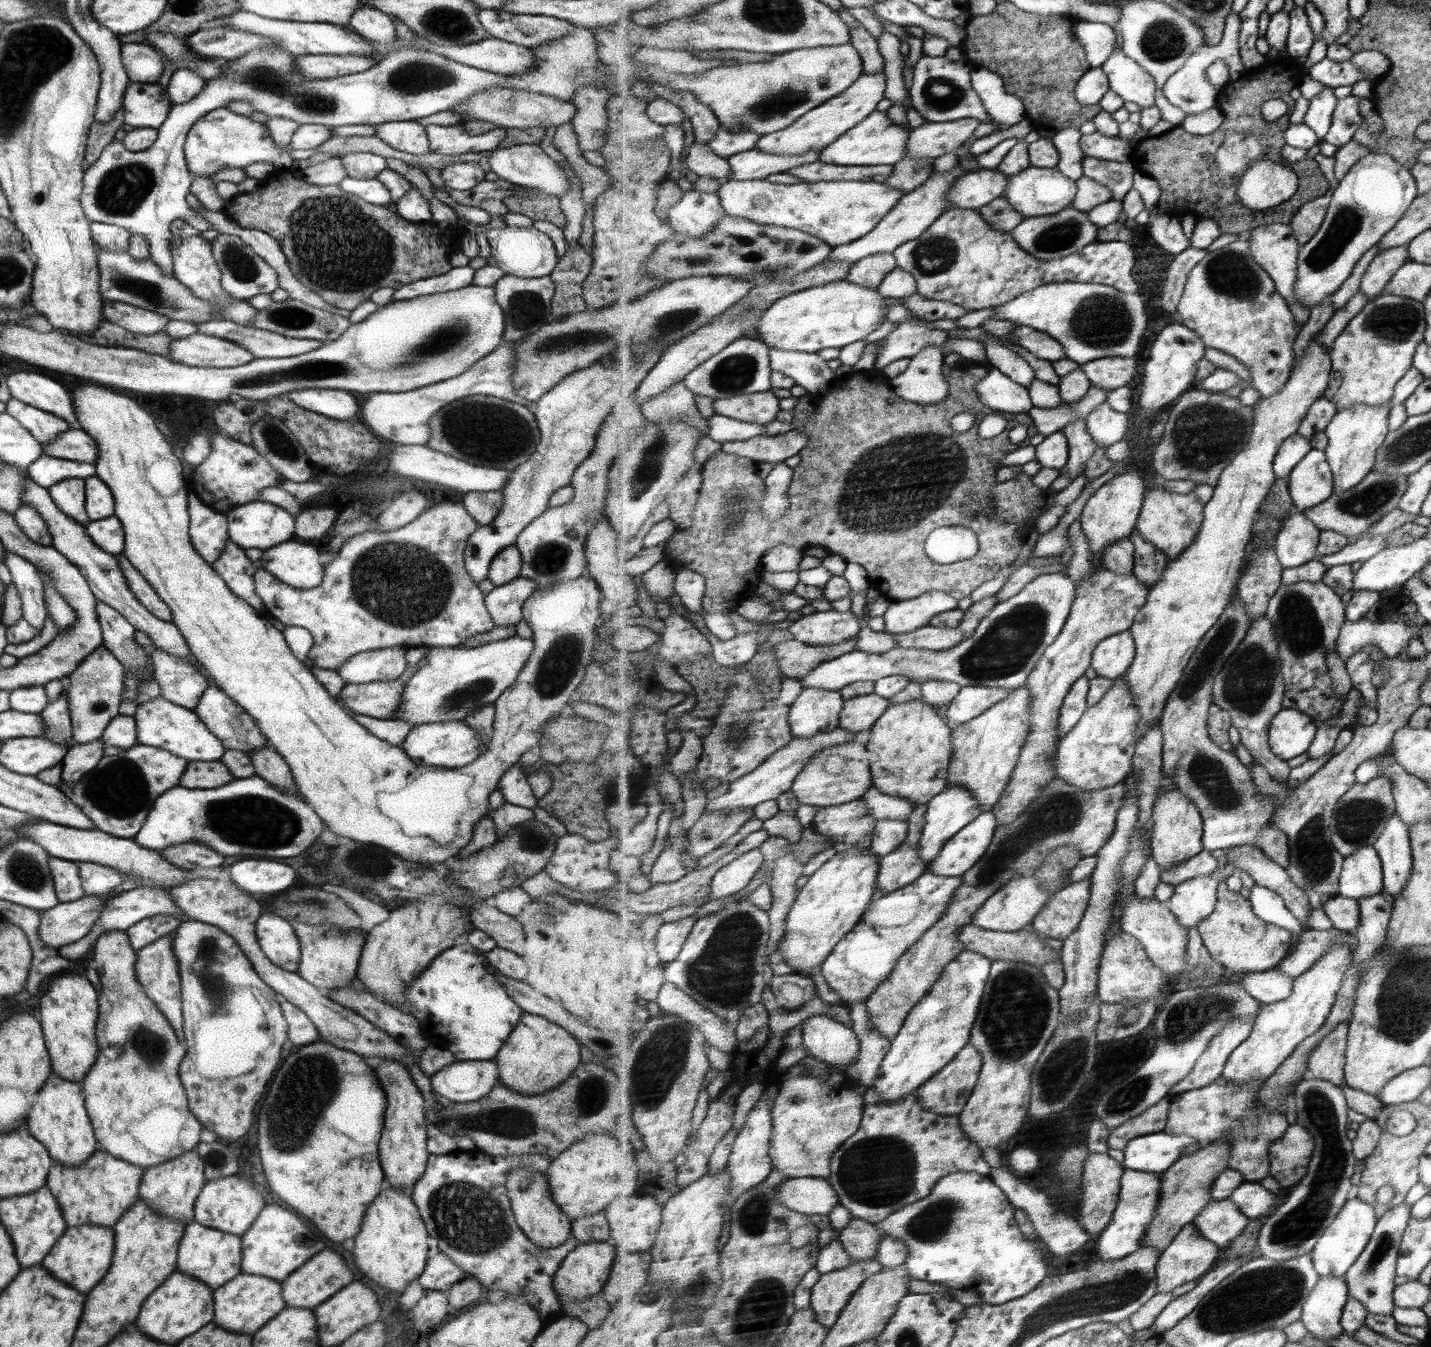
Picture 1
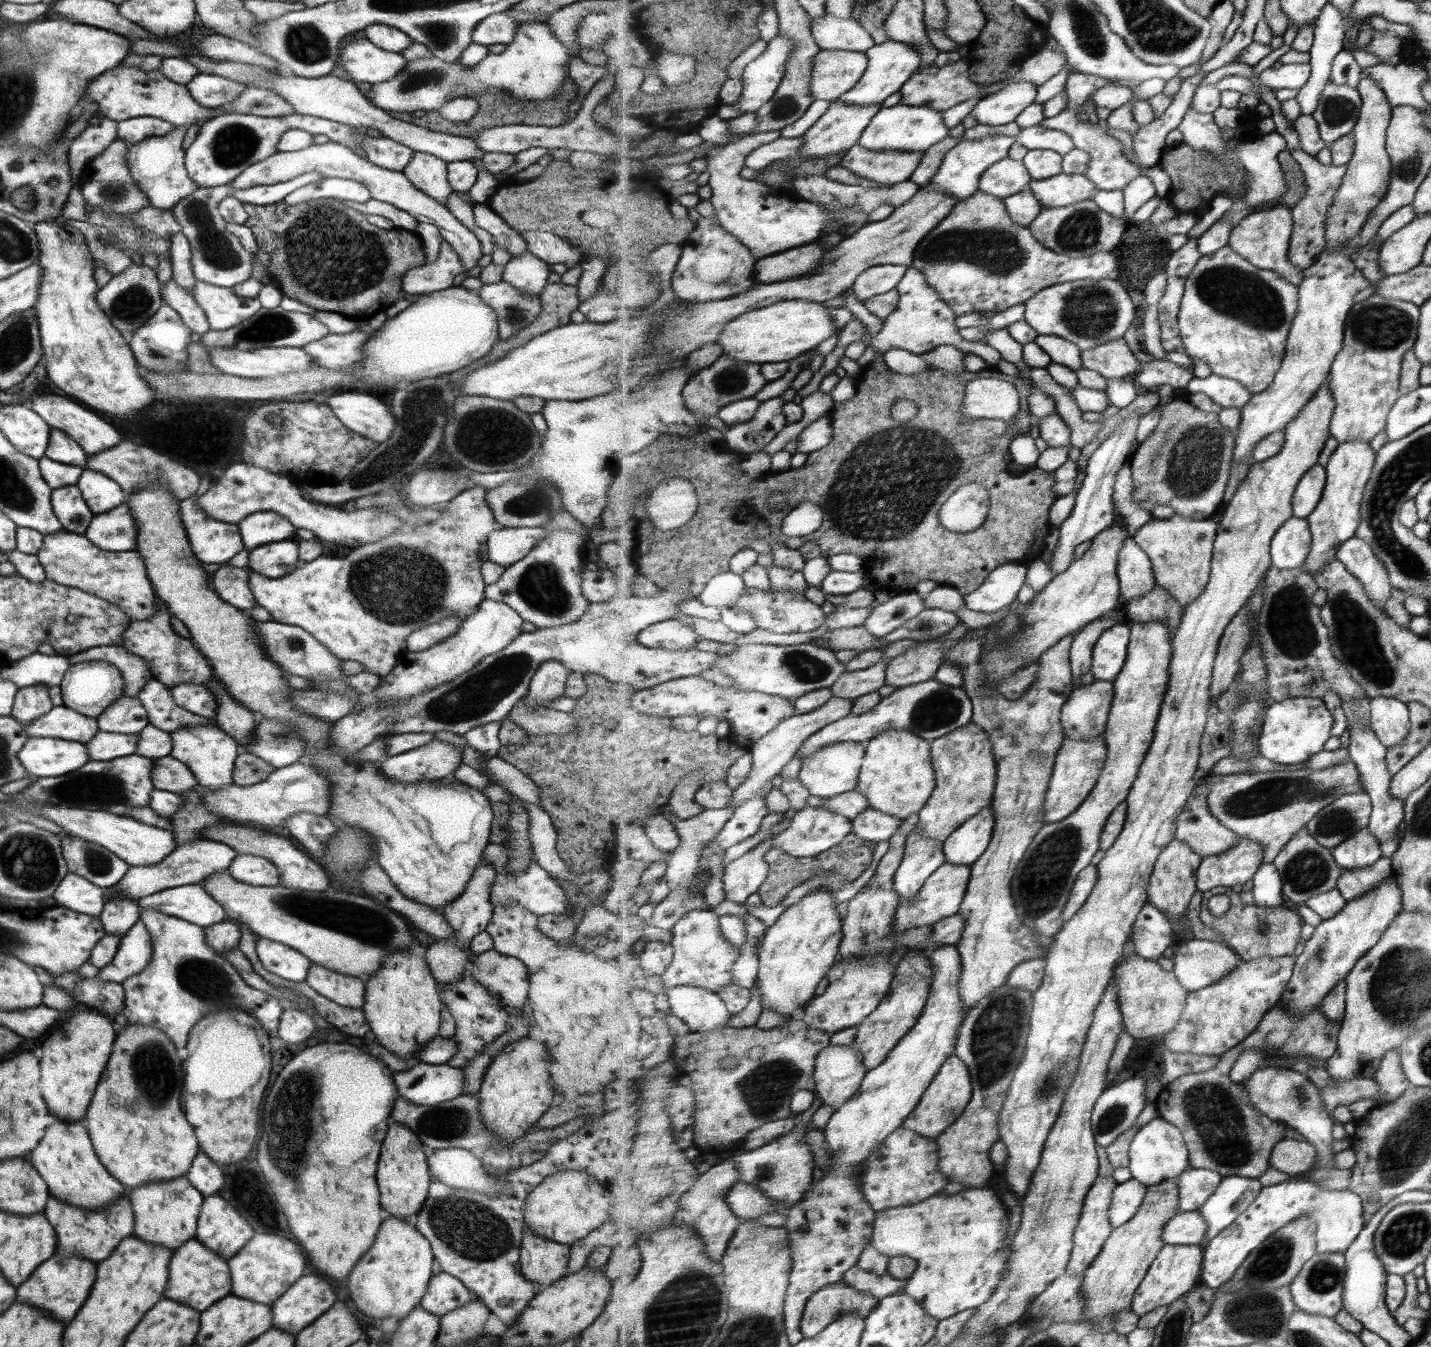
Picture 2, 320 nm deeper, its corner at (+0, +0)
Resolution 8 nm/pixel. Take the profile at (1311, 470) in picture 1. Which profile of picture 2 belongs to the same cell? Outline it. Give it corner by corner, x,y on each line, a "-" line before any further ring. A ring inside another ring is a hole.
1317,463
1312,466
1297,485
1293,499
1293,514
1299,518
1307,518
1316,510
1328,480
1326,466

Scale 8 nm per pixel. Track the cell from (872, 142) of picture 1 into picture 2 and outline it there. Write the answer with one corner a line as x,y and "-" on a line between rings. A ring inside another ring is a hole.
899,103
889,108
882,107
873,117
872,124
864,130
860,142
869,150
917,151
924,153
939,141
949,136
948,124
944,121
942,111
929,105
911,106

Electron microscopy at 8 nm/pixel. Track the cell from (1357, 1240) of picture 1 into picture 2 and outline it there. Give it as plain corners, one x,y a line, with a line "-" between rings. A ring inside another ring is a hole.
1280,1182
1263,1187
1259,1196
1241,1213
1229,1228
1220,1232
1204,1249
1205,1260
1201,1283
1219,1290
1237,1274
1245,1260
1259,1249
1277,1230
1290,1222
1310,1216
1318,1226
1318,1253
1345,1253
1355,1243
1367,1223
1364,1219
1364,1202
1360,1195
1345,1190
1327,1190
1307,1182

